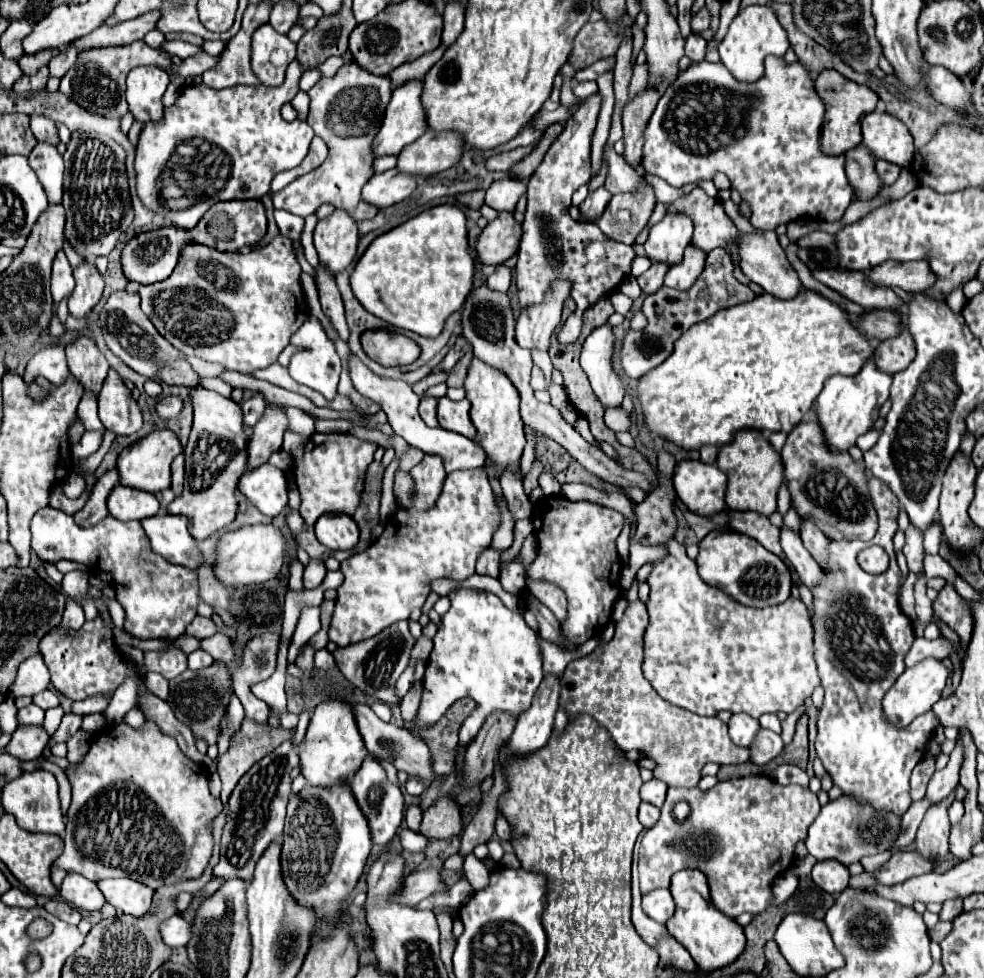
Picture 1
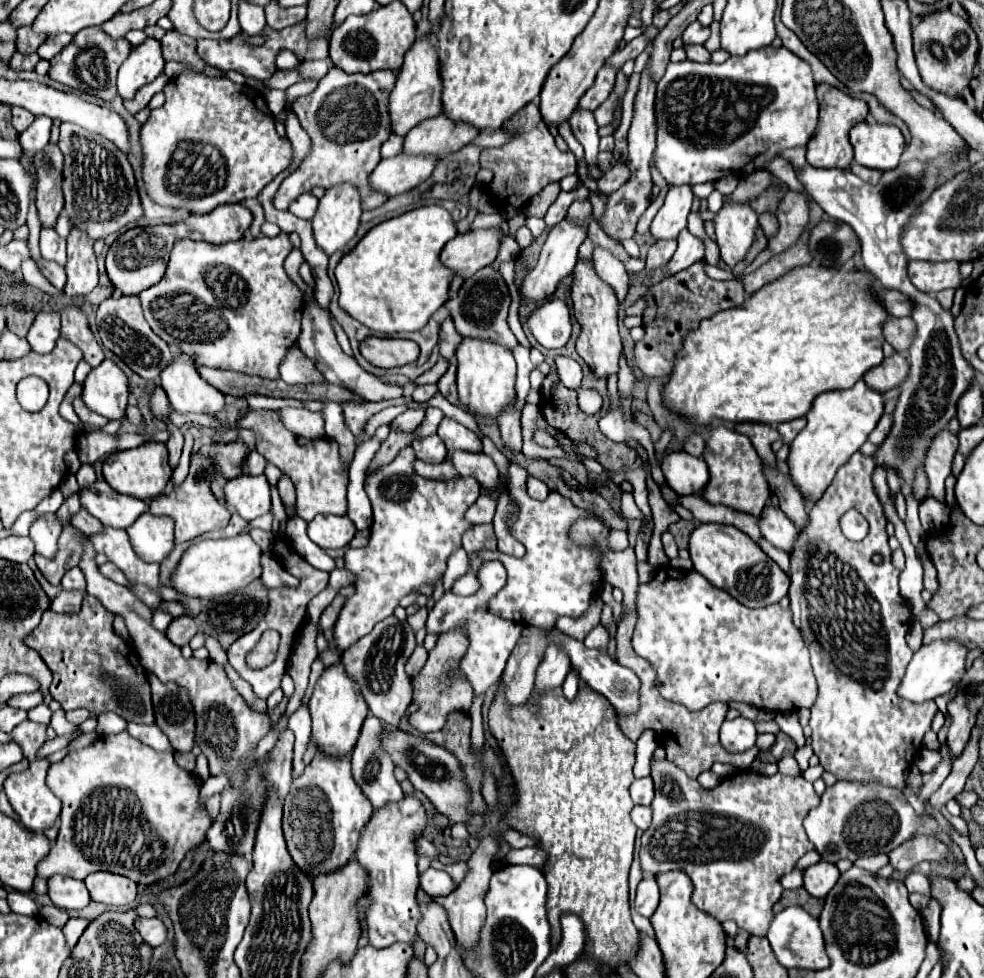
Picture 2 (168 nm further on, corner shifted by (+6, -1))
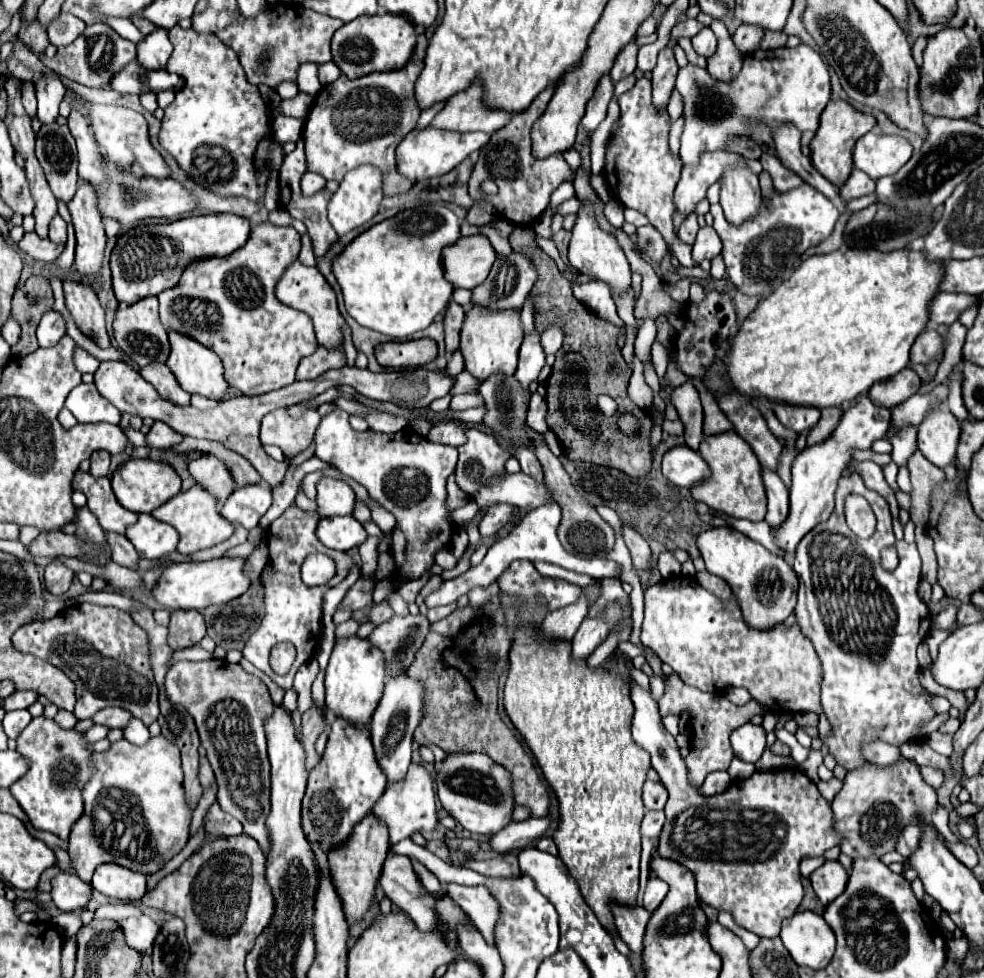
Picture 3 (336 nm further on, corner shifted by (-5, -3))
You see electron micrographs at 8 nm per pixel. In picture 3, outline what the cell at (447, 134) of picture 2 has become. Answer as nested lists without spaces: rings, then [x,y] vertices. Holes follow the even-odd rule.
[[[473,83],[463,93],[451,97],[431,125],[459,133],[483,131],[491,135],[505,127],[509,119],[511,113],[503,113],[503,109],[483,109],[483,89],[479,89],[479,83]]]

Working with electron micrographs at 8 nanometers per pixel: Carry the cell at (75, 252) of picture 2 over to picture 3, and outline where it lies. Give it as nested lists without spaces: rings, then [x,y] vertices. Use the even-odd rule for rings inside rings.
[[[79,179],[79,189],[75,197],[67,203],[67,207],[77,235],[75,267],[79,269],[81,275],[99,273],[107,237],[93,185],[87,185],[83,179]]]

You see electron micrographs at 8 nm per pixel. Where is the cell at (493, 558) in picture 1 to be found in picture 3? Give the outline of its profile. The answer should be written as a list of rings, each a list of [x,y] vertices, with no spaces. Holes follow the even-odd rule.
[[[493,505],[487,515],[483,517],[481,525],[479,525],[479,531],[481,535],[495,535],[501,527],[505,527],[515,515],[515,507],[511,505]]]

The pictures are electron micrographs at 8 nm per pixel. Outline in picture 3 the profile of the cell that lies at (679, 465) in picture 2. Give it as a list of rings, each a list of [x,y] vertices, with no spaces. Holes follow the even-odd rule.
[[[675,445],[663,455],[663,475],[679,487],[693,487],[705,481],[711,471],[697,451],[687,445]]]

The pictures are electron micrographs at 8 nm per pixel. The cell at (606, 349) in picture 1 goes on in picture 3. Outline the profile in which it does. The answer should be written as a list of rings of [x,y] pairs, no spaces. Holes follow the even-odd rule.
[[[589,201],[581,203],[581,209],[579,209],[575,225],[573,225],[573,239],[569,245],[569,263],[575,269],[579,269],[581,273],[605,281],[613,291],[625,291],[627,287],[631,287],[629,261],[627,261],[623,249],[619,247],[615,235],[607,233],[599,227],[595,213],[593,213],[593,203],[589,203]]]

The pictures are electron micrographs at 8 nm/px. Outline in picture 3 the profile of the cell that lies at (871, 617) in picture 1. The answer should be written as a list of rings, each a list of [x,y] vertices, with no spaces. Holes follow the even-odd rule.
[[[853,471],[851,477],[839,479],[835,491],[835,511],[827,521],[819,523],[815,529],[811,529],[811,533],[803,537],[797,547],[793,569],[799,577],[799,601],[795,607],[795,621],[801,627],[801,633],[813,643],[823,669],[821,705],[835,731],[833,737],[823,739],[823,743],[829,745],[829,753],[845,769],[855,769],[865,763],[859,751],[863,741],[883,739],[899,747],[907,741],[917,739],[917,725],[925,719],[935,717],[935,711],[931,707],[933,695],[919,683],[919,661],[915,657],[917,645],[927,637],[931,629],[931,613],[917,595],[917,587],[921,581],[921,557],[913,543],[895,539],[887,501],[877,491],[867,489],[857,471]],[[847,493],[863,495],[873,507],[873,513],[877,517],[877,531],[873,537],[859,539],[855,533],[849,531],[843,513]],[[887,547],[893,547],[899,557],[899,565],[893,571],[885,571],[881,567],[881,551]]]

